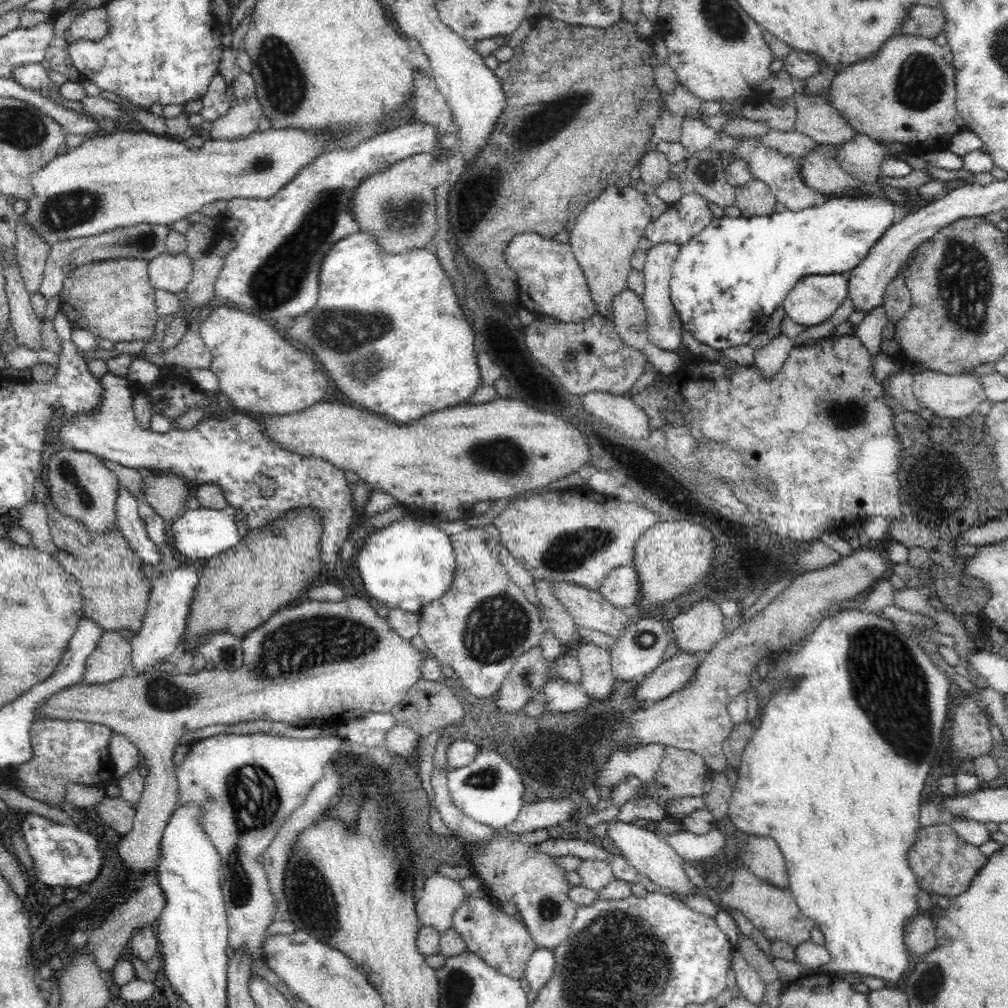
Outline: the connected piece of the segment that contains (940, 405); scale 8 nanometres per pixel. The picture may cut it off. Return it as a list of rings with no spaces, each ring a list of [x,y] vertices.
[[[928,369],[914,374],[913,395],[921,408],[928,408],[932,414],[942,418],[963,420],[972,412],[976,412],[978,405],[987,398],[979,384],[979,377],[964,374],[947,375]]]

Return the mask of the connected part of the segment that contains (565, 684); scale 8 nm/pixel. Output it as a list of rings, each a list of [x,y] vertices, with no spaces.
[[[551,679],[543,686],[545,707],[549,711],[566,712],[570,709],[585,709],[588,704],[582,684],[573,685],[568,681]]]

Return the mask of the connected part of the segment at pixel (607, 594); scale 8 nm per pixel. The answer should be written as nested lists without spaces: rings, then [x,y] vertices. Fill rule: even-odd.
[[[633,565],[613,568],[600,583],[599,593],[614,607],[632,606],[637,603],[639,582]]]

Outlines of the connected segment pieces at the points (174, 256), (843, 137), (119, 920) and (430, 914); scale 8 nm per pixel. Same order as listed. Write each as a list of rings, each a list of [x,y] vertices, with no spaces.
[[[187,251],[156,256],[148,263],[150,281],[154,290],[164,289],[176,294],[186,291],[193,278],[193,260]]]
[[[800,89],[793,100],[797,113],[793,130],[810,137],[818,146],[843,145],[856,134],[832,104],[819,97],[802,96]]]
[[[151,881],[144,883],[130,900],[112,911],[96,930],[89,933],[86,946],[80,951],[92,951],[97,957],[98,965],[102,972],[111,970],[118,961],[127,956],[129,952],[128,946],[131,943],[132,936],[140,928],[146,928],[146,926],[154,926],[156,924],[164,905],[165,900],[157,883]]]
[[[440,872],[427,878],[423,889],[423,895],[415,902],[417,921],[422,927],[444,932],[452,927],[454,912],[465,901],[466,894],[457,881]]]

